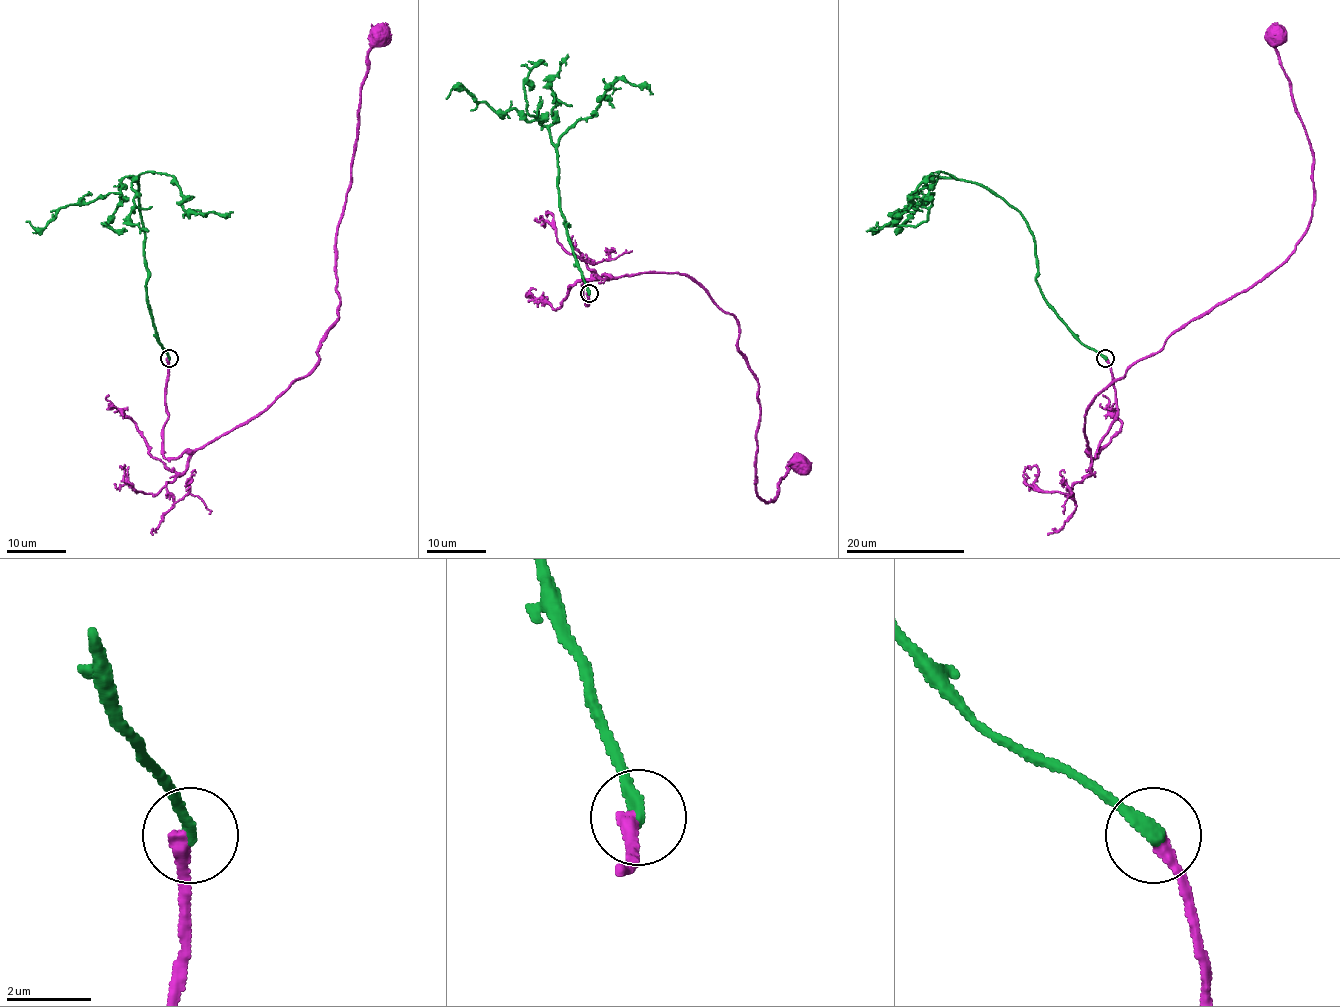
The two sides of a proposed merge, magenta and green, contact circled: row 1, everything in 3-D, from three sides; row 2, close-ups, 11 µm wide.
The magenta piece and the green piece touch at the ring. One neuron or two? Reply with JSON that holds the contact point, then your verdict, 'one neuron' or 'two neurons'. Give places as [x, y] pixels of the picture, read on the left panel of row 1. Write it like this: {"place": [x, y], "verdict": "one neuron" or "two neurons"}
{"place": [169, 358], "verdict": "two neurons"}

